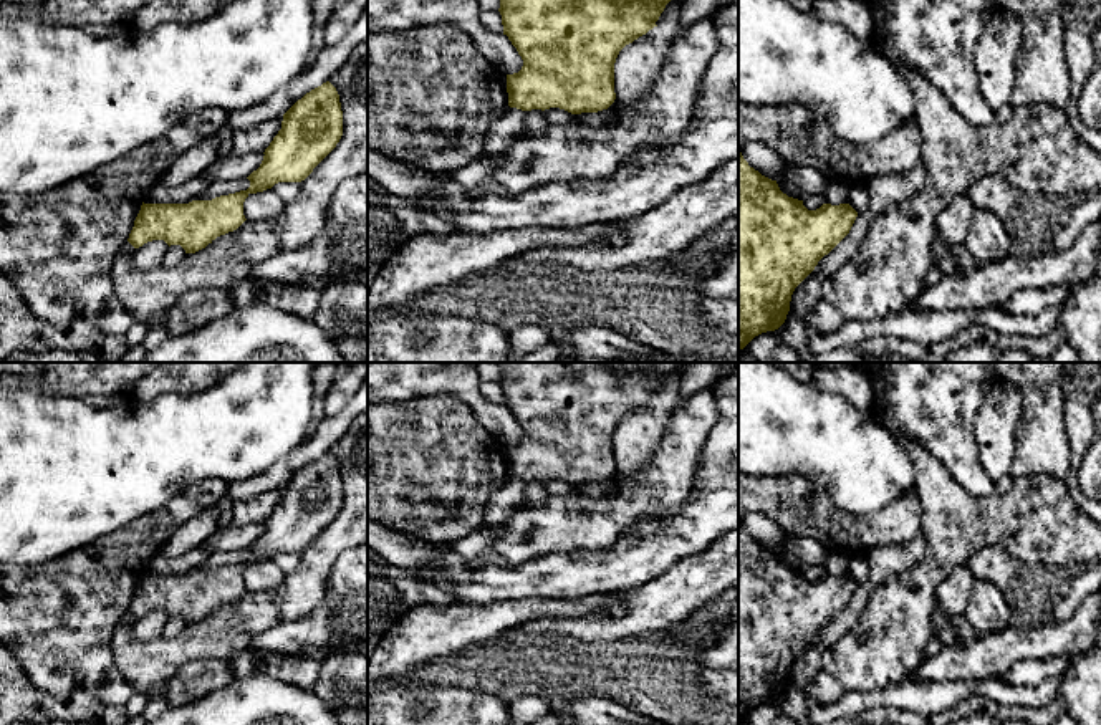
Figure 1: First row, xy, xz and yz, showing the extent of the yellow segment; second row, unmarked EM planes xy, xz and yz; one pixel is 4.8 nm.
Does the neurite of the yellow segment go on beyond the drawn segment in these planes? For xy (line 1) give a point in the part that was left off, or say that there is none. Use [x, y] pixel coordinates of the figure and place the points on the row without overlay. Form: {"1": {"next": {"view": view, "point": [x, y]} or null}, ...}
{"1": {"next": null}}

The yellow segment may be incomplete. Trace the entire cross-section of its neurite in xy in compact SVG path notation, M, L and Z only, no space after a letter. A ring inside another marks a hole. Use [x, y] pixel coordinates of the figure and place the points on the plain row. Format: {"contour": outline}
{"contour": "M326 452L283 485L281 500L265 520L260 538L247 548L247 561L189 574L142 573L127 612L139 619L147 612L164 611L169 617L180 616L185 624L195 624L247 591L243 573L250 564L272 559L278 553L305 551L341 507L339 465Z"}

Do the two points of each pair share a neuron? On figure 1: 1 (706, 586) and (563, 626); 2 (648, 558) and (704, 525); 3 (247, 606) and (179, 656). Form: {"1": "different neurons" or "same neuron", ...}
{"1": "same neuron", "2": "same neuron", "3": "same neuron"}

